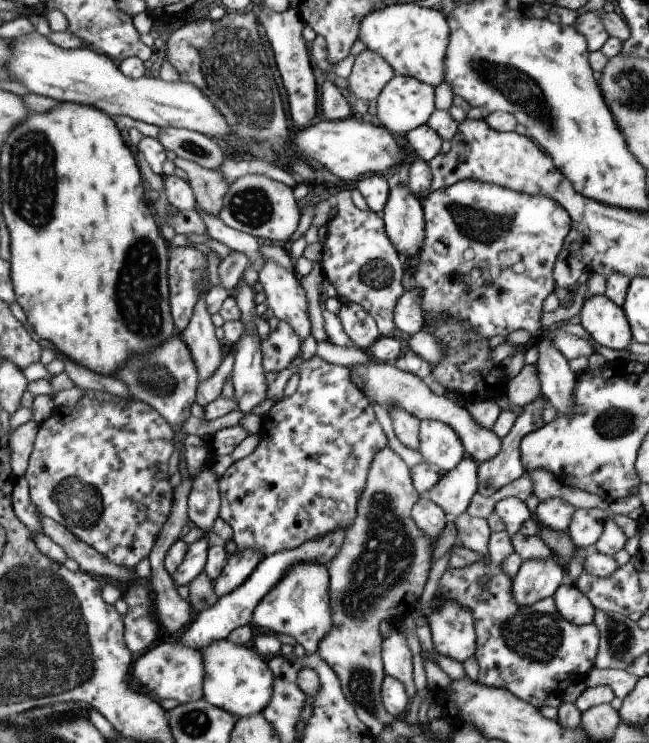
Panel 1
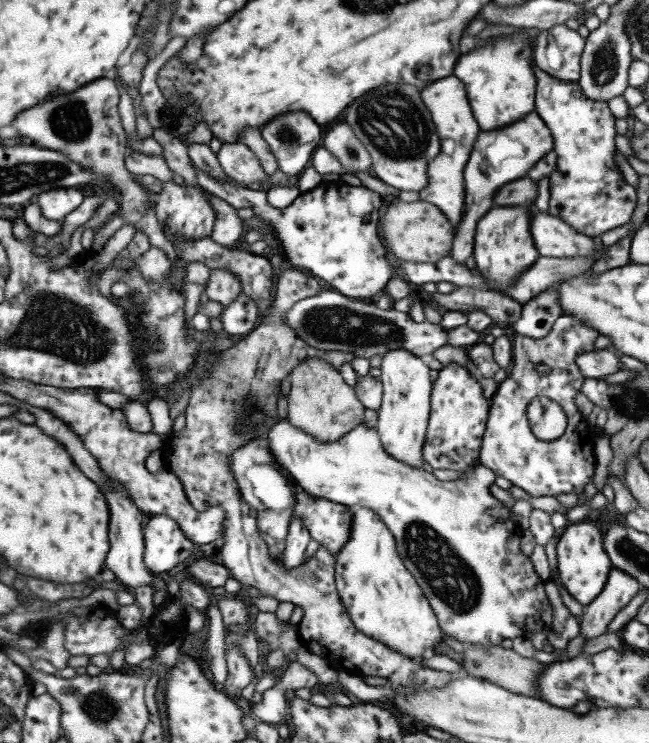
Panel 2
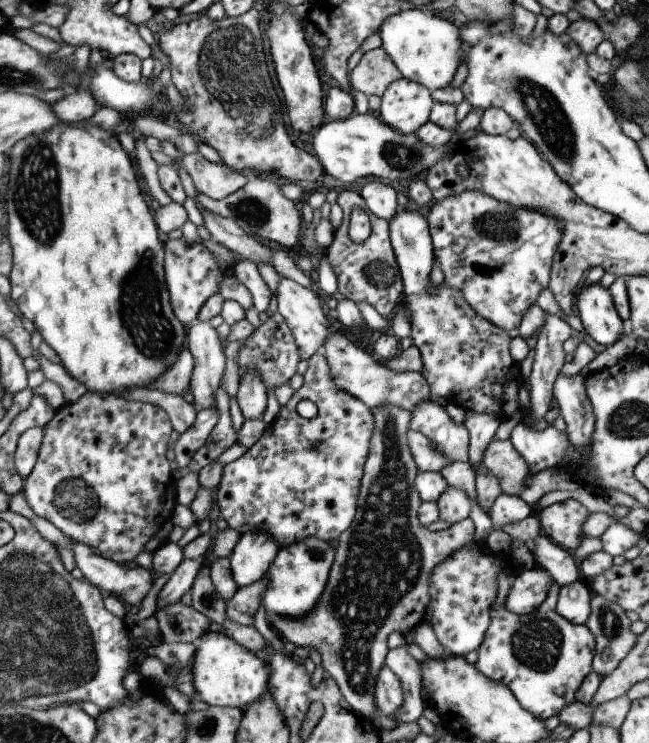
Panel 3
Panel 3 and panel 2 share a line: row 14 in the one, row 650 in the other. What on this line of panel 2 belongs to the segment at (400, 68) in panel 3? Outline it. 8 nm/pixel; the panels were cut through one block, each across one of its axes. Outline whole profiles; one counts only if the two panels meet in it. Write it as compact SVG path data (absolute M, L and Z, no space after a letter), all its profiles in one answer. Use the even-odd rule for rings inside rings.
M355 508L351 514L351 528L349 528L349 540L343 544L339 554L335 556L335 590L345 606L345 612L349 614L349 620L355 624L363 636L383 644L387 650L407 658L425 658L429 654L435 654L435 648L441 644L441 628L437 622L437 616L433 608L429 606L427 598L421 594L419 586L411 578L411 574L405 570L403 560L397 556L395 548L395 538L391 536L391 530L379 518L375 512L367 508Z

